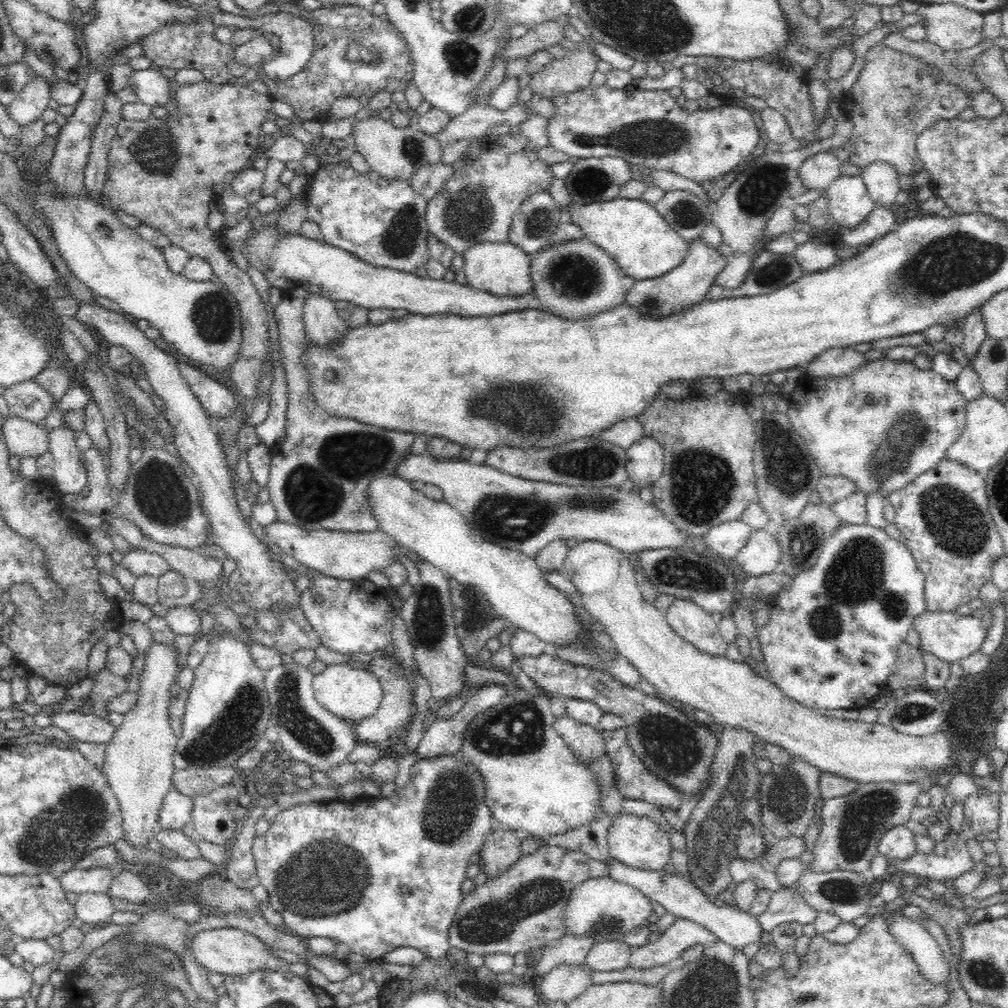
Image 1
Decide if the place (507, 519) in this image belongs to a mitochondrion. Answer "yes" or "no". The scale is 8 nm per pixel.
yes

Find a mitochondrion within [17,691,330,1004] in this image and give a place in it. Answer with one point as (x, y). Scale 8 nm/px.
(138, 964)

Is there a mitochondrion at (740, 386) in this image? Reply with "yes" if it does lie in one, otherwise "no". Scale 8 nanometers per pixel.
no

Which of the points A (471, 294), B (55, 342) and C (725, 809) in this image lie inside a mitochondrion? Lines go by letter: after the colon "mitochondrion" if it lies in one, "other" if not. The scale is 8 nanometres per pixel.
A: other
B: other
C: mitochondrion

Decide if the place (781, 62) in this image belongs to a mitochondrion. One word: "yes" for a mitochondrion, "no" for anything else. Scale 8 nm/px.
no

